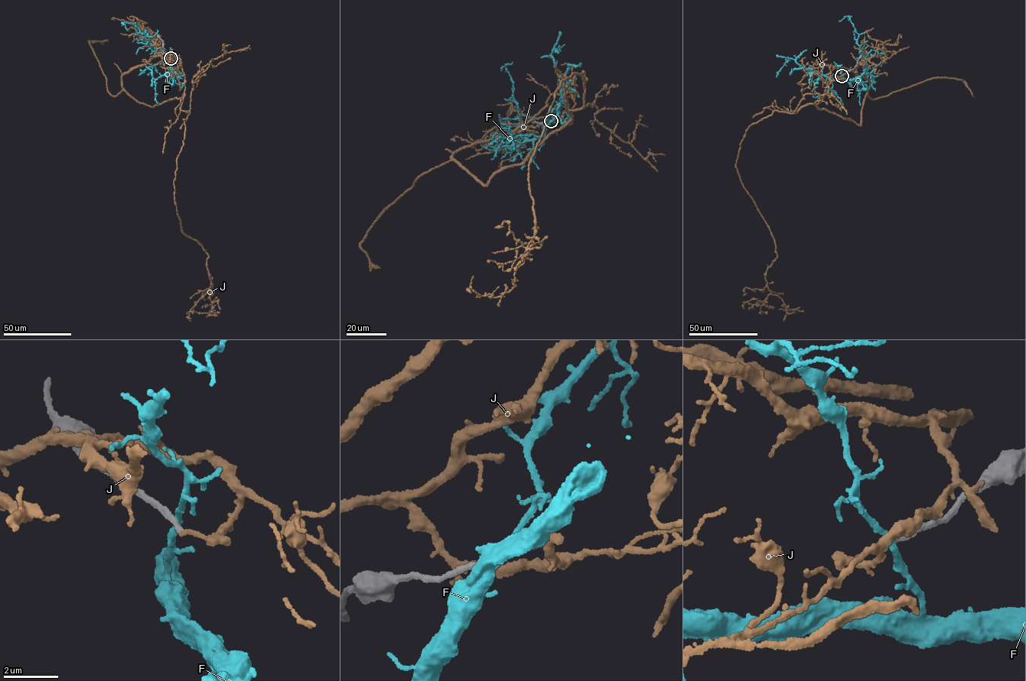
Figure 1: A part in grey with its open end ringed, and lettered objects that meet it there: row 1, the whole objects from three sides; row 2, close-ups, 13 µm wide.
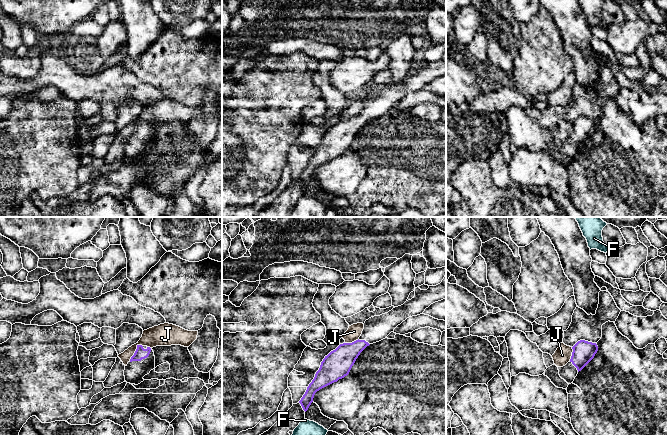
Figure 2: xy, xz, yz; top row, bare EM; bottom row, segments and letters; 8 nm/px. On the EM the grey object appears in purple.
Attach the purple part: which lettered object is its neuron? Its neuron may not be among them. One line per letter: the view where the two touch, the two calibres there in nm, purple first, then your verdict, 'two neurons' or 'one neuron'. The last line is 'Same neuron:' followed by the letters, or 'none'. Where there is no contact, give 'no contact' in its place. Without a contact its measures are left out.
F: no contact | two neurons
J: xy | 90/170 nm | two neurons
Same neuron: none

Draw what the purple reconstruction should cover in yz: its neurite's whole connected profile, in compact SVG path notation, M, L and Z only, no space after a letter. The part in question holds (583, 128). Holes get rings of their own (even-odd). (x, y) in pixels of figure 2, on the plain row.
M580 116L572 125L570 137L565 142L558 143L560 153L568 160L573 159L578 148L594 134L598 127L598 122L596 119Z

